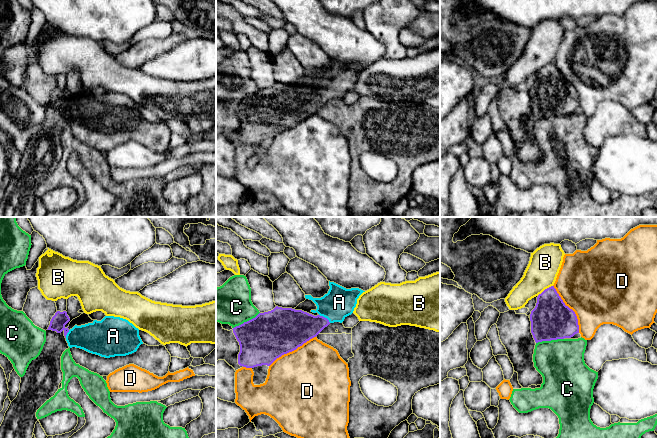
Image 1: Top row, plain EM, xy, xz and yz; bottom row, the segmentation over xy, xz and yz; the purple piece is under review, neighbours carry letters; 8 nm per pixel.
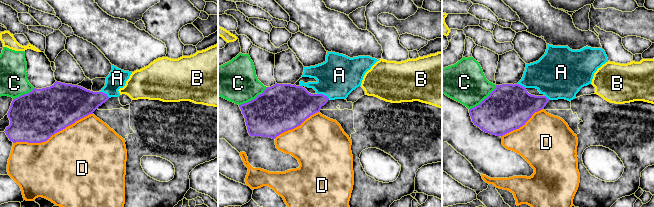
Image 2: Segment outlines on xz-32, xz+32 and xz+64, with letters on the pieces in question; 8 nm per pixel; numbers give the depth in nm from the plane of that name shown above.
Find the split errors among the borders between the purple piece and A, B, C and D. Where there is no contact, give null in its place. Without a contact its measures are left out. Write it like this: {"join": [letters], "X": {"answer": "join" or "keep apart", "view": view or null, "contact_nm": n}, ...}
{"join": ["A"], "A": {"answer": "join", "view": "xz", "contact_nm": 120}, "B": {"answer": "keep apart", "view": "yz", "contact_nm": 150}, "C": {"answer": "keep apart", "view": "yz", "contact_nm": 220}, "D": {"answer": "keep apart", "view": "yz", "contact_nm": 440}}

